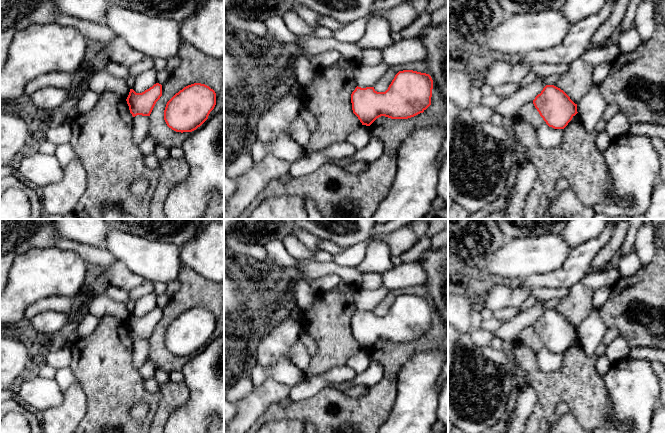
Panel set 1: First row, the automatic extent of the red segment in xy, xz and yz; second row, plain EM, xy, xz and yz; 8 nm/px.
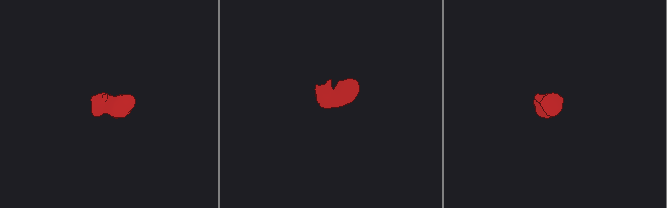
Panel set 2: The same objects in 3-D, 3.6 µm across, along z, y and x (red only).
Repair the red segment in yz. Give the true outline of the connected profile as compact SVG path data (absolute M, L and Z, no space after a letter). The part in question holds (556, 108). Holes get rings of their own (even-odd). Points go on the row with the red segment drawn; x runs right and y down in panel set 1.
M546 85L533 104L546 124L554 129L564 129L578 113L577 104L554 85Z

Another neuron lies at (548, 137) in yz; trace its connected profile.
M533 102L525 104L518 112L518 118L530 123L536 130L537 141L544 148L553 148L558 146L563 139L563 129L554 129L549 127Z

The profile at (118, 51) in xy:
M115 36L113 40L102 49L102 52L106 60L113 61L127 68L130 68L146 56L142 52L133 49L124 39L118 36Z

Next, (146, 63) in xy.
M145 56L139 62L135 63L129 68L129 72L133 77L140 75L154 68L153 58Z

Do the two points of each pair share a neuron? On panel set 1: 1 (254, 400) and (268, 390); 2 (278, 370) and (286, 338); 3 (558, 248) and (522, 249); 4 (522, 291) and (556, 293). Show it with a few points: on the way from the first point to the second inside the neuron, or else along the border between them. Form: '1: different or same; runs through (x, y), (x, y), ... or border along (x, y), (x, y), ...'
1: same; runs through (257, 400), (265, 393)
2: different; border along (291, 361), (279, 359), (266, 366), (258, 364)
3: same; runs through (549, 249), (531, 249)
4: different; border along (554, 287), (534, 287), (529, 295)

